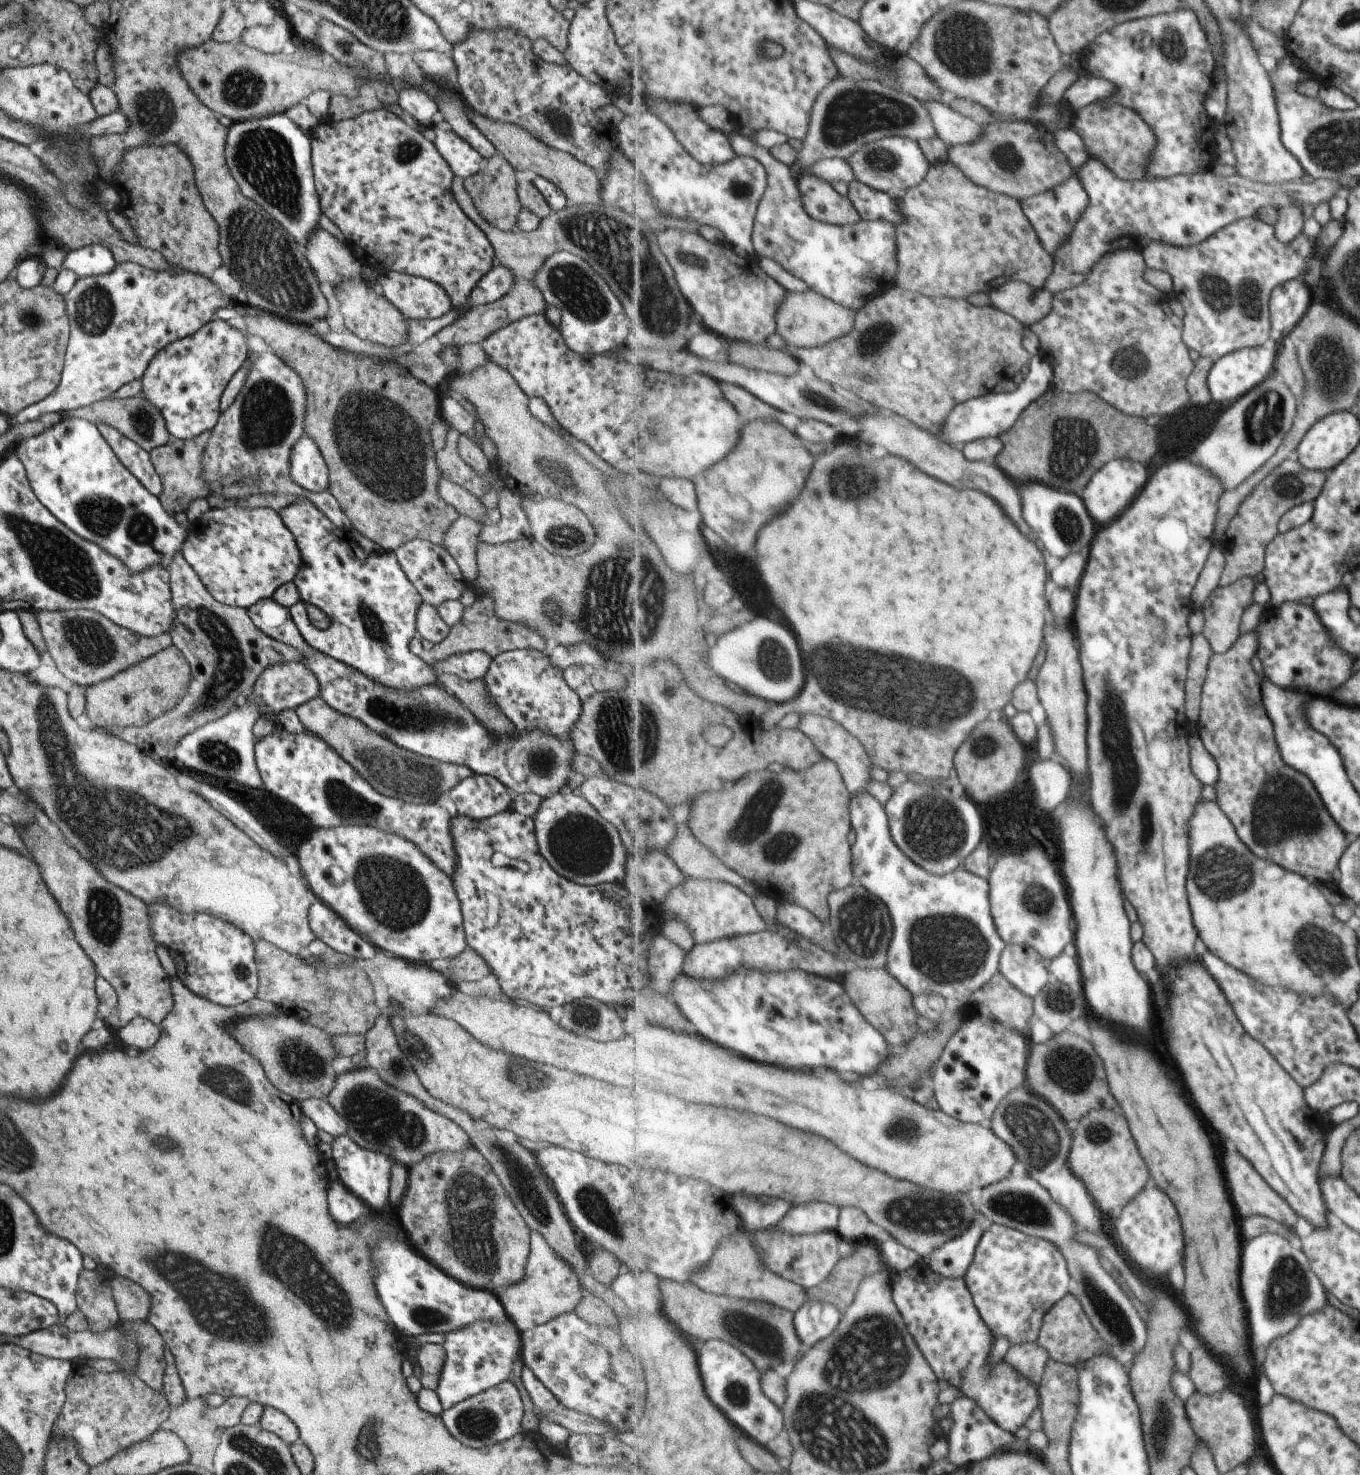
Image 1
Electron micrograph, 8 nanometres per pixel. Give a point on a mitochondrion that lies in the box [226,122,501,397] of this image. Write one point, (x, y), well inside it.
(263, 157)

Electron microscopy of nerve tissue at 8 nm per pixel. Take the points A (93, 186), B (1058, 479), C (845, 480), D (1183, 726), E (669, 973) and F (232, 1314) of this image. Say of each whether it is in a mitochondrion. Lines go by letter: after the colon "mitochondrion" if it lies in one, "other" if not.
A: other
B: mitochondrion
C: mitochondrion
D: other
E: other
F: mitochondrion

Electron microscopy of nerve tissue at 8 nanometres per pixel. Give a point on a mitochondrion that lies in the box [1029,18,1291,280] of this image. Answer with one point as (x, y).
(1173, 48)

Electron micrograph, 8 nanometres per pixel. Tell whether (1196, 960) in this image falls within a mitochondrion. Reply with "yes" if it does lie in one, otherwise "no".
no

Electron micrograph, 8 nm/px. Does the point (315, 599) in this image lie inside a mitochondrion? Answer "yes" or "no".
no

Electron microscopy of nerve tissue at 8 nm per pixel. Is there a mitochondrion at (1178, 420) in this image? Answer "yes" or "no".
yes

